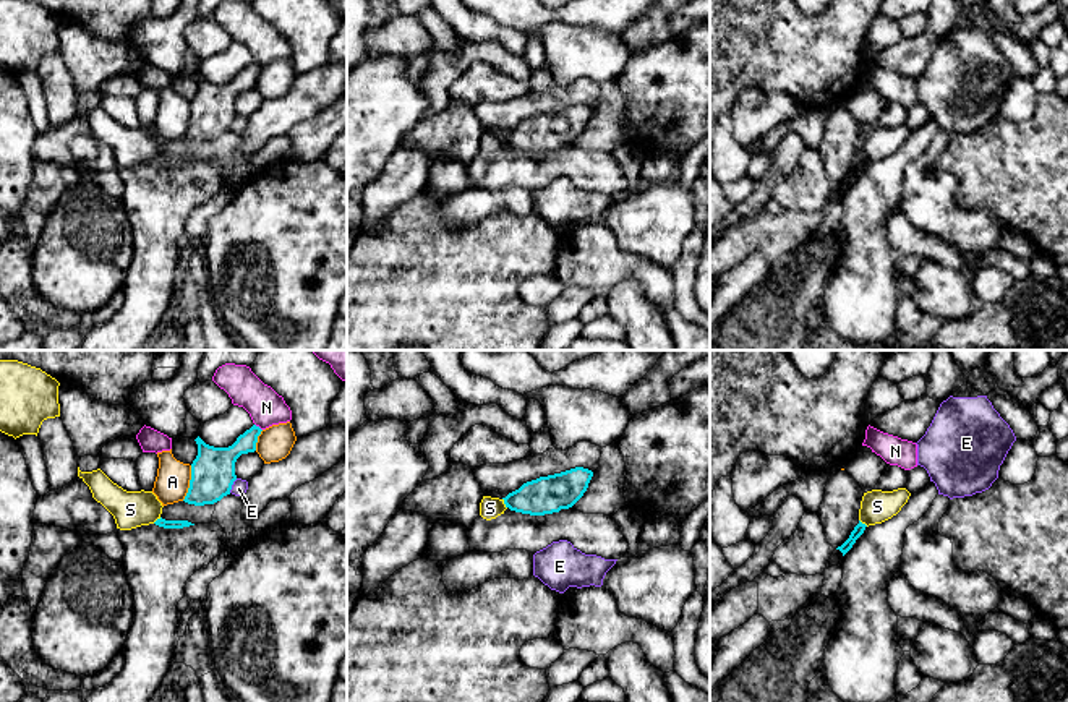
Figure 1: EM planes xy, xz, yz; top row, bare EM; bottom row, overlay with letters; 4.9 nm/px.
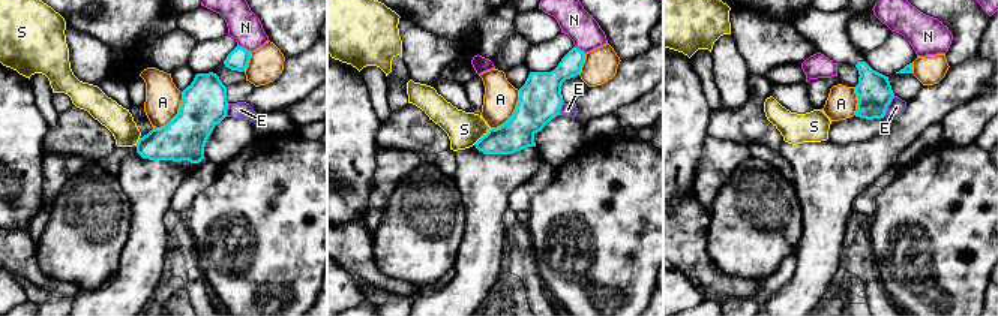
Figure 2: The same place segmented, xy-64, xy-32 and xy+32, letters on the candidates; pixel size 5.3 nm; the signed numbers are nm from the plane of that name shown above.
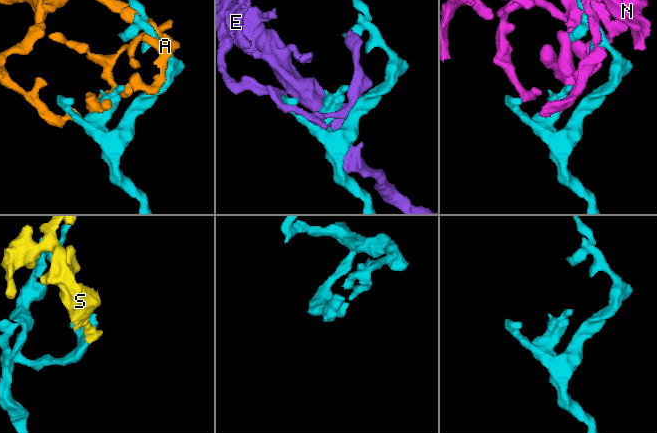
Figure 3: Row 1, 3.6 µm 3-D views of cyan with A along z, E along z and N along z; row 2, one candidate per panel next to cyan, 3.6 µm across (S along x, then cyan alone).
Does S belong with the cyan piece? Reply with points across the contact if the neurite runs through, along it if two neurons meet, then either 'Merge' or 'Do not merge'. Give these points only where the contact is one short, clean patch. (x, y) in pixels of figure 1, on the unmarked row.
Boundary: xz (503, 135), (506, 145). Do not merge

